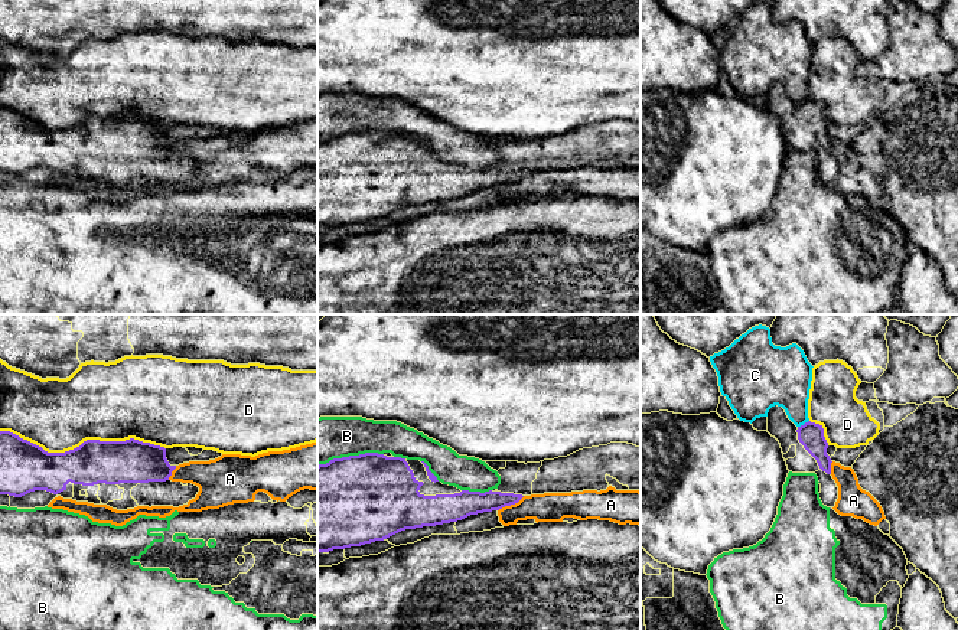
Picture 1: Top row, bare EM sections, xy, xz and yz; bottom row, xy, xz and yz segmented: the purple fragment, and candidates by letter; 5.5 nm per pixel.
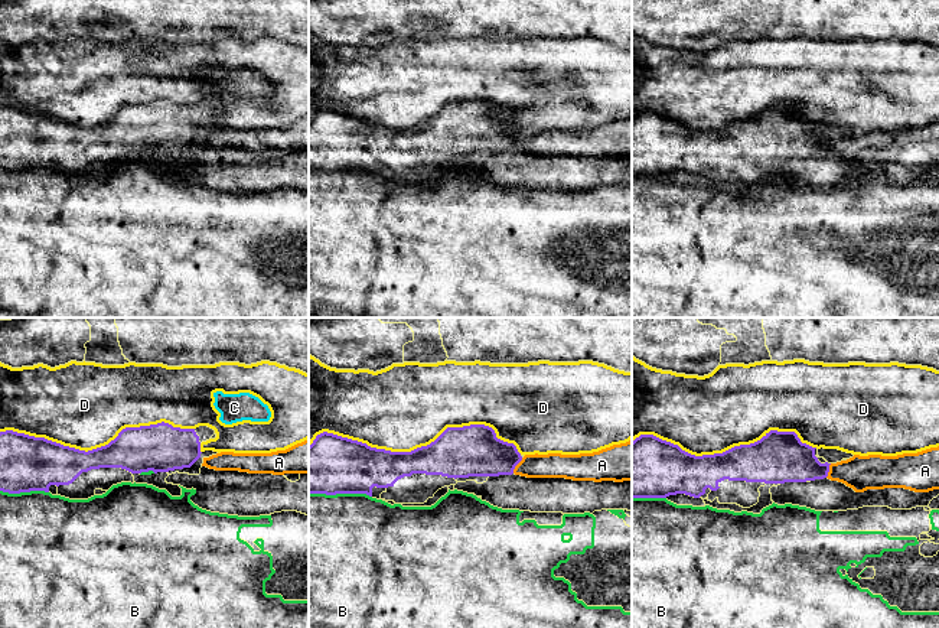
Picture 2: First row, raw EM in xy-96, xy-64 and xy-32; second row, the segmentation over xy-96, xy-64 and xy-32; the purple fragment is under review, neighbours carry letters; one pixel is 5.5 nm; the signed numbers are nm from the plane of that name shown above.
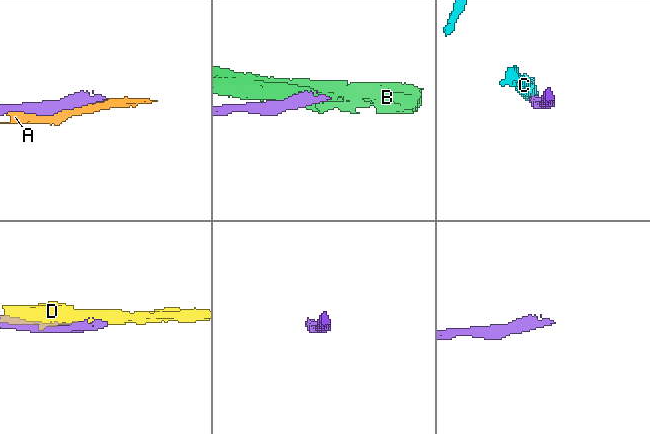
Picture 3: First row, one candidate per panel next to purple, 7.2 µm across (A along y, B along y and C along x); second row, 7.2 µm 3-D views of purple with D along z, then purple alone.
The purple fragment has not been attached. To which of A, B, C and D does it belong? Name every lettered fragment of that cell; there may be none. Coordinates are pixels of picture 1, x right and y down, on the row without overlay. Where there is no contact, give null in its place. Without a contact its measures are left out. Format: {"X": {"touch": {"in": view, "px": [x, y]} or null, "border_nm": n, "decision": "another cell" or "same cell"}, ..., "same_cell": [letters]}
{"A": {"touch": {"in": "xz", "px": [511, 180]}, "border_nm": 170, "decision": "another cell"}, "B": {"touch": {"in": "xz", "px": [349, 133]}, "border_nm": 380, "decision": "another cell"}, "C": {"touch": {"in": "yz", "px": [804, 101]}, "border_nm": 80, "decision": "another cell"}, "D": {"touch": {"in": "xy", "px": [82, 120]}, "border_nm": 950, "decision": "another cell"}, "same_cell": []}

